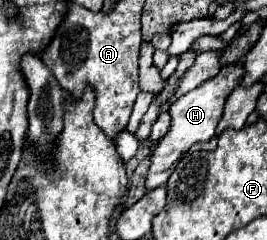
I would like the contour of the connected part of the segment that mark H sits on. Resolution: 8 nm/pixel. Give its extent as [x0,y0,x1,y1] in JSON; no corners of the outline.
[146,64,242,190]

